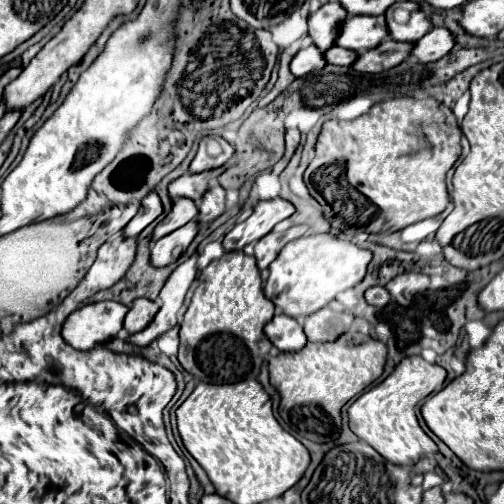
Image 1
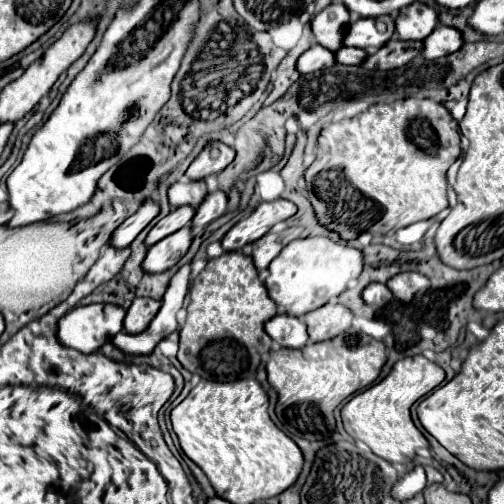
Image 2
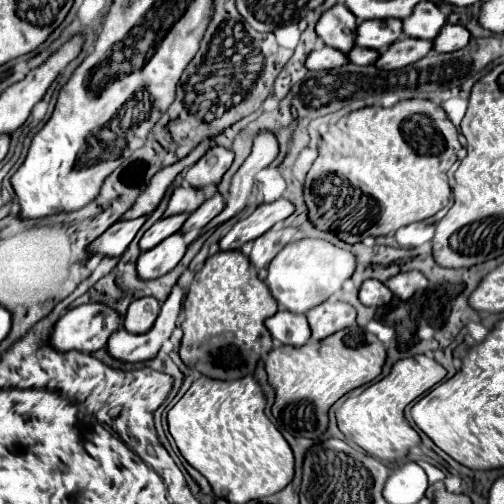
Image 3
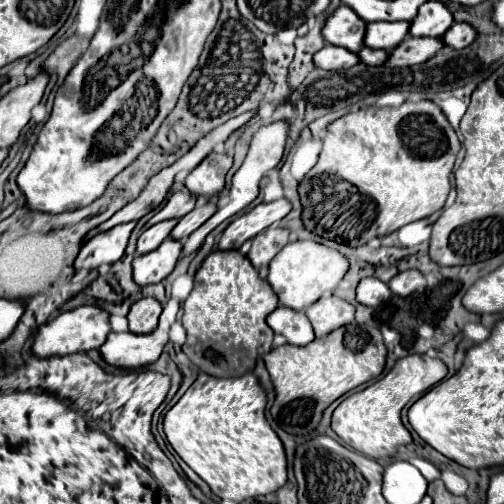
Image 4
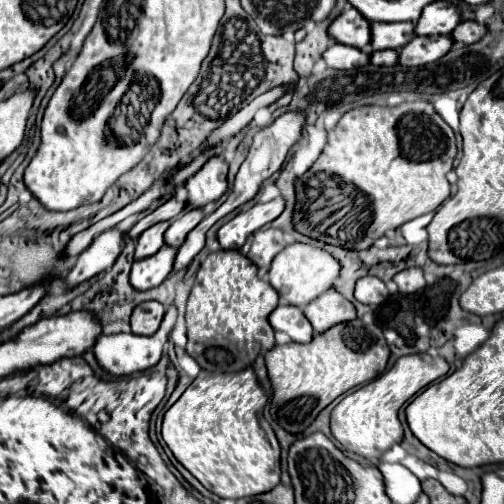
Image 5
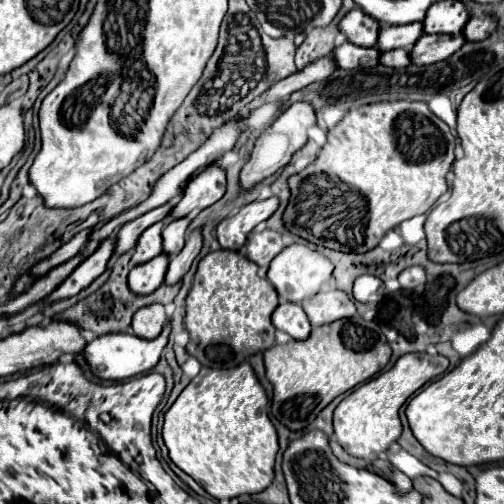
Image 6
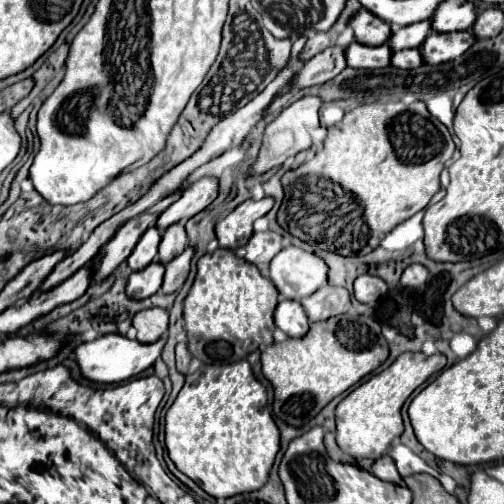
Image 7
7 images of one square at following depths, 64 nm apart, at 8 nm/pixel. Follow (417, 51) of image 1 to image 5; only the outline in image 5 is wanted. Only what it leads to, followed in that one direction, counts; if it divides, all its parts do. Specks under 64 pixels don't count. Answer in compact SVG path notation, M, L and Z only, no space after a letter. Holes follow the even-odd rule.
M464 20L456 26L456 32L452 32L452 38L462 44L472 44L472 42L478 42L486 32L488 30L484 24L476 22L476 20Z

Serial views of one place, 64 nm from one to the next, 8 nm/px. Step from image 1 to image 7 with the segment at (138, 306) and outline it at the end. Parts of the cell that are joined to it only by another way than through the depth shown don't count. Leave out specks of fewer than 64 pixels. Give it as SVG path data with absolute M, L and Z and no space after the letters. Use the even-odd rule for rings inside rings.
M148 308L144 312L138 312L134 316L134 328L138 330L138 342L156 342L168 332L168 312L162 308Z

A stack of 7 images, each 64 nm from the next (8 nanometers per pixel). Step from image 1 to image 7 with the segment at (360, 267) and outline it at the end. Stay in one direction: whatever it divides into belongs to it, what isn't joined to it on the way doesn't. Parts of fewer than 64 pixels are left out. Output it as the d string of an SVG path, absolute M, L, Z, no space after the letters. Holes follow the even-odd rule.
M288 246L270 262L270 280L284 298L302 300L326 282L326 262L302 248Z

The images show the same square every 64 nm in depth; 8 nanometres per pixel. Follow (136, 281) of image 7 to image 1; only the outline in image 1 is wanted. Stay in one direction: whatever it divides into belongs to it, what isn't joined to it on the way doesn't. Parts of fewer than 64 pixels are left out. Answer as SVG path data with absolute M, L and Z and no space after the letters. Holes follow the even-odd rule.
M194 220L192 224L184 224L184 228L178 228L176 232L170 232L168 236L154 242L152 250L150 250L150 264L154 268L164 268L164 266L176 262L186 252L186 248L194 240L196 232L198 232L198 228L196 228L196 220Z

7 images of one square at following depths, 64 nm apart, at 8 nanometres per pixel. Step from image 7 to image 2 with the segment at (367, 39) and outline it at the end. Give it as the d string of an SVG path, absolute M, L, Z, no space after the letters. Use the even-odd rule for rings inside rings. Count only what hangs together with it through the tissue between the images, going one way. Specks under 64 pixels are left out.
M332 2L312 20L312 32L316 42L332 52L338 52L344 46L348 26L350 26L350 12L340 2Z

